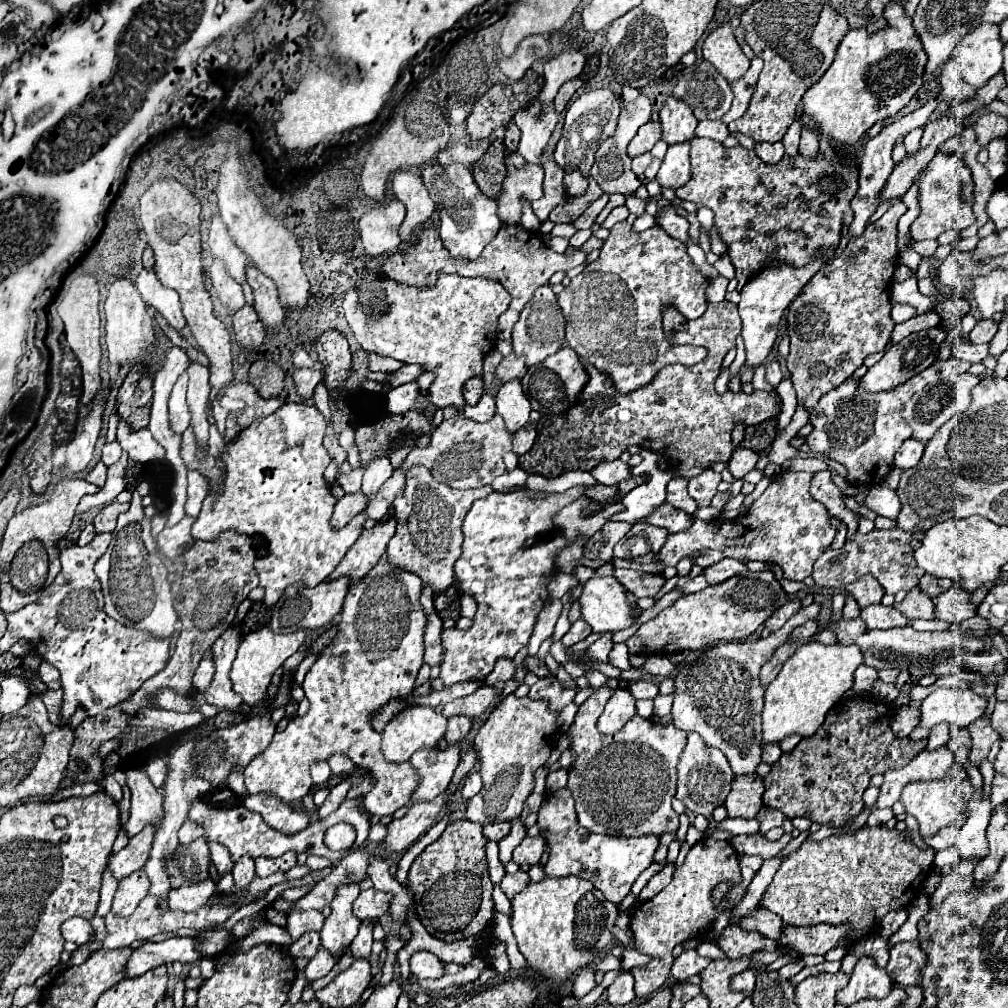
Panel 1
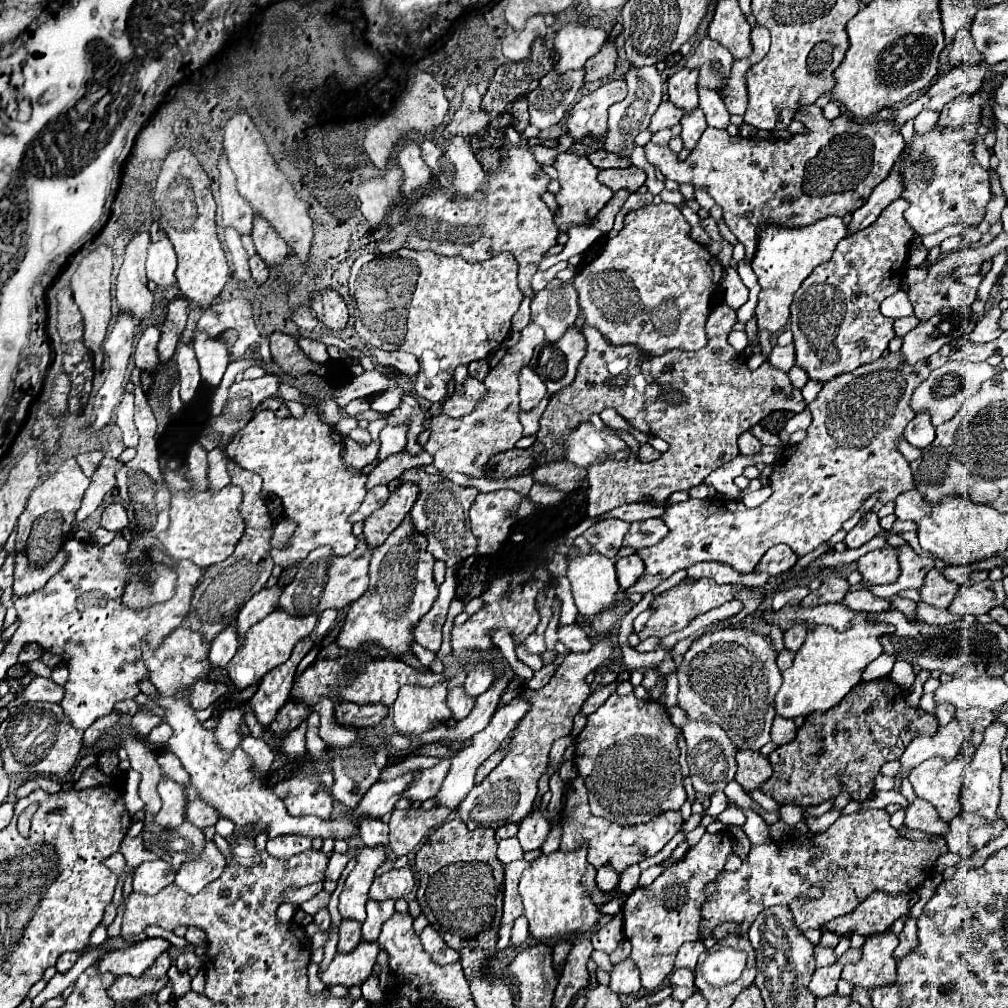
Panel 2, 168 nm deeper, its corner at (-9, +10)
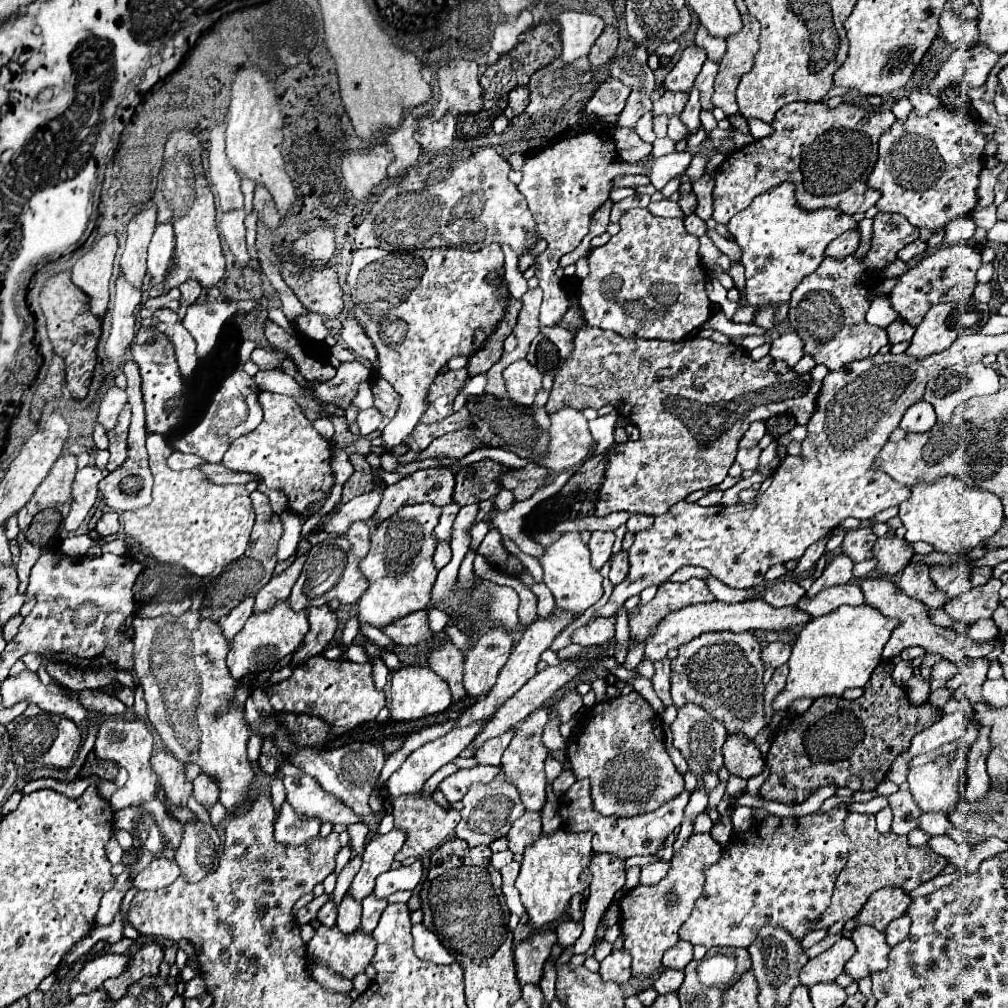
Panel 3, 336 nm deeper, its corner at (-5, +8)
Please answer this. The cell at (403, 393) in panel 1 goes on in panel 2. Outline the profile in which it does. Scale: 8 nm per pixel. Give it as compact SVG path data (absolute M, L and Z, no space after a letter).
M399 387L389 389L389 391L383 391L381 395L377 395L377 397L373 399L371 409L377 411L377 413L381 413L381 415L387 415L387 413L391 413L391 411L401 403L401 397L403 397L403 395L405 395L405 391L399 389Z

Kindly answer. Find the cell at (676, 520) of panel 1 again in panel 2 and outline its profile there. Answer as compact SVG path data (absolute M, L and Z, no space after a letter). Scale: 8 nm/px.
M631 503L631 505L621 505L621 507L601 515L599 521L615 517L615 519L633 523L633 521L643 521L643 519L649 519L649 517L661 517L663 511L665 511L665 505L663 507L655 507L651 503Z

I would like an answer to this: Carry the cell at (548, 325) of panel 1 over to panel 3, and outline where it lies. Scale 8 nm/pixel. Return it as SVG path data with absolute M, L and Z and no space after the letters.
M583 133L571 139L563 139L527 159L525 167L521 169L523 181L517 187L529 203L529 209L537 223L539 237L549 243L549 247L535 259L535 265L537 265L535 277L539 279L539 287L543 289L543 303L541 303L541 315L539 315L541 327L555 327L557 321L569 309L569 295L563 291L559 279L555 277L555 269L559 267L557 265L559 257L573 251L581 243L581 239L589 233L589 223L593 219L593 213L609 199L613 177L643 173L651 179L655 189L663 189L675 175L681 175L689 167L691 159L693 155L689 155L687 151L681 151L681 153L673 151L669 155L659 157L655 165L651 167L651 171L645 171L643 161L635 165L621 161L617 155L615 143L605 141L593 133Z

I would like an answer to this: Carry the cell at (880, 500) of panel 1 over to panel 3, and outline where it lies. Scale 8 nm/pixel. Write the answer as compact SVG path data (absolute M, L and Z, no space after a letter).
M943 477L941 481L933 483L933 485L925 485L925 483L917 483L911 487L911 497L907 501L903 501L899 505L899 517L907 529L905 539L909 543L913 541L925 541L929 545L935 547L935 551L941 553L949 553L949 555L967 555L973 547L977 547L983 539L995 535L1001 529L1001 523L1005 519L1003 515L1003 507L997 495L983 491L983 489L973 489L963 485L957 477Z

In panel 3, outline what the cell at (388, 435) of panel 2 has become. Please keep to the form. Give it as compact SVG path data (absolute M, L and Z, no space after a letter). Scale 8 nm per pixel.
M489 245L481 251L457 247L417 249L417 255L421 259L409 259L409 251L405 251L405 295L409 299L397 307L397 319L405 323L405 339L397 347L389 347L373 319L369 319L369 331L365 331L379 355L379 375L401 395L397 415L381 431L385 449L401 445L411 435L427 409L427 393L433 379L451 357L471 357L481 349L475 345L475 331L485 331L485 339L493 335L511 299L505 277L497 277L495 285L487 281L489 273L503 269L503 249L499 245Z

